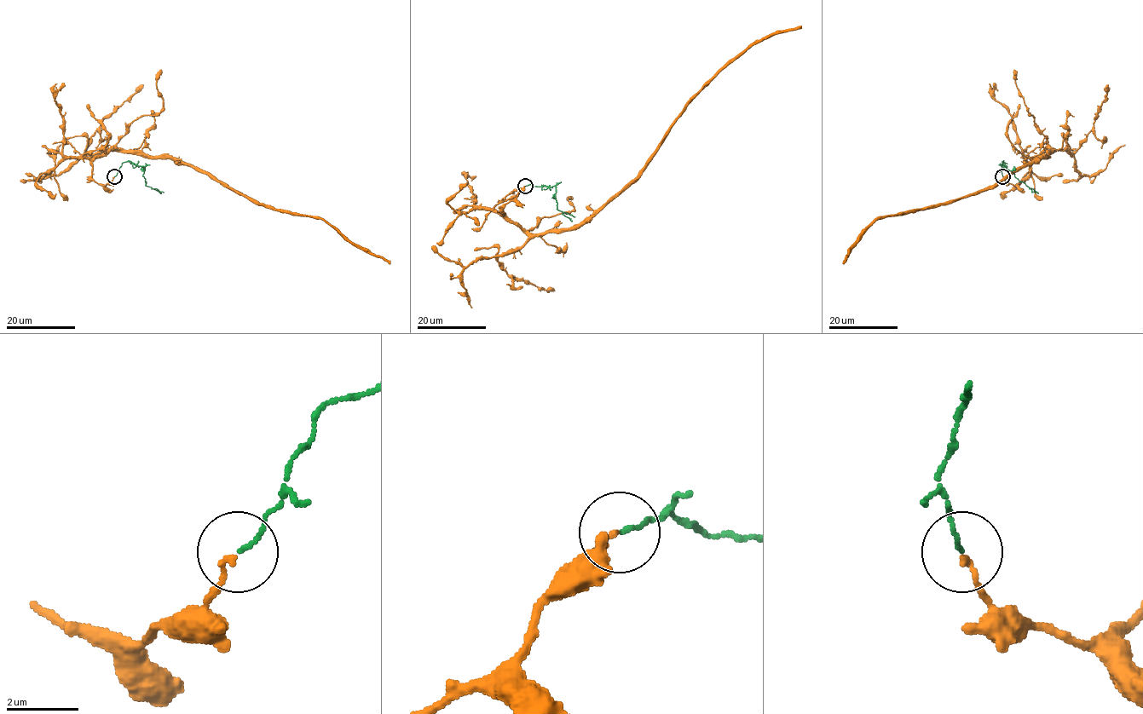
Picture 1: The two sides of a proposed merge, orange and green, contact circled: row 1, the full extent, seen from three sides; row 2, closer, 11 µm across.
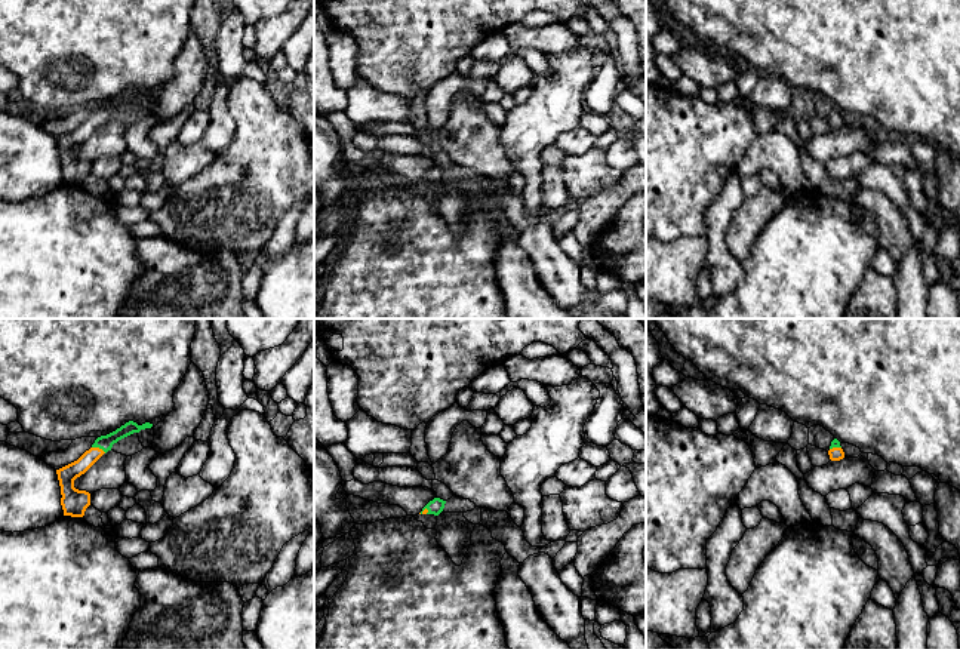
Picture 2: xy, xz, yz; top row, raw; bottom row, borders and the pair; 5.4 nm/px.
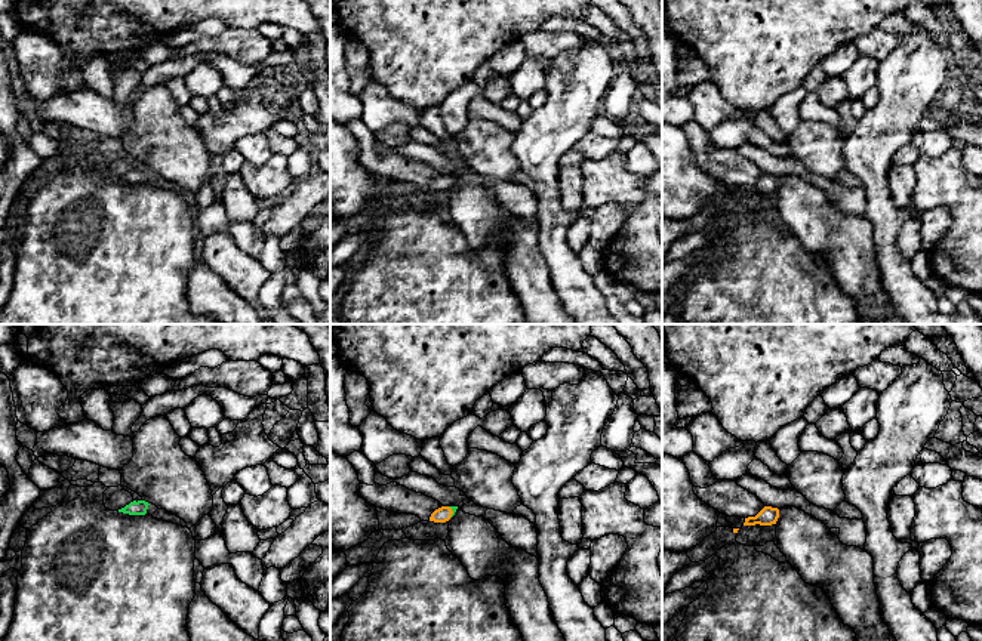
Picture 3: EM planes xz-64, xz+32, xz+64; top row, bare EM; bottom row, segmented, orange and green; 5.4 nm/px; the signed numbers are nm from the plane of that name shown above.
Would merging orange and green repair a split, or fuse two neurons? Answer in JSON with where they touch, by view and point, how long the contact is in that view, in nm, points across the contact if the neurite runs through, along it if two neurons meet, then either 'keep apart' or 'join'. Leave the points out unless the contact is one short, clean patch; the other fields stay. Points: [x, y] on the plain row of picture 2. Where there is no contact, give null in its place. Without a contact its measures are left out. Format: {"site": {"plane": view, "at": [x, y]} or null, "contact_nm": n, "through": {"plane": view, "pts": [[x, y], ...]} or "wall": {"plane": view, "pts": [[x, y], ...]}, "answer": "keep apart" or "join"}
{"site": {"plane": "xy", "at": [98, 116]}, "contact_nm": 90, "answer": "keep apart"}

